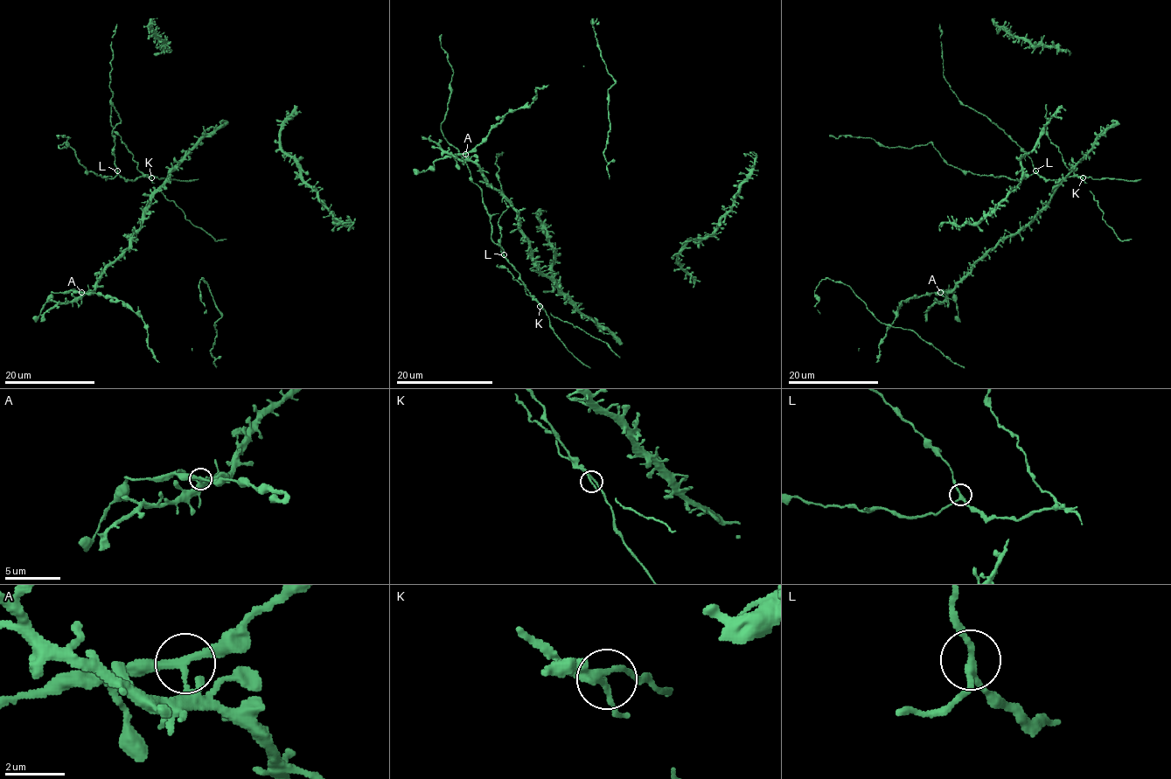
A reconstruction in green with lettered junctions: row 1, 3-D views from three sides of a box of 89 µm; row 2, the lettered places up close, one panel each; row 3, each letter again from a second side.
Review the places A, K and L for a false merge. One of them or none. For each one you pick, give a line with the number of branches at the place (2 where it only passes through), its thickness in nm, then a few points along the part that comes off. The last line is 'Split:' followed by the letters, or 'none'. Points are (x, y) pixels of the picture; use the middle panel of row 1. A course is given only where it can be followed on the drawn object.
A: branches 3; calibre 220 nm
Split: A

